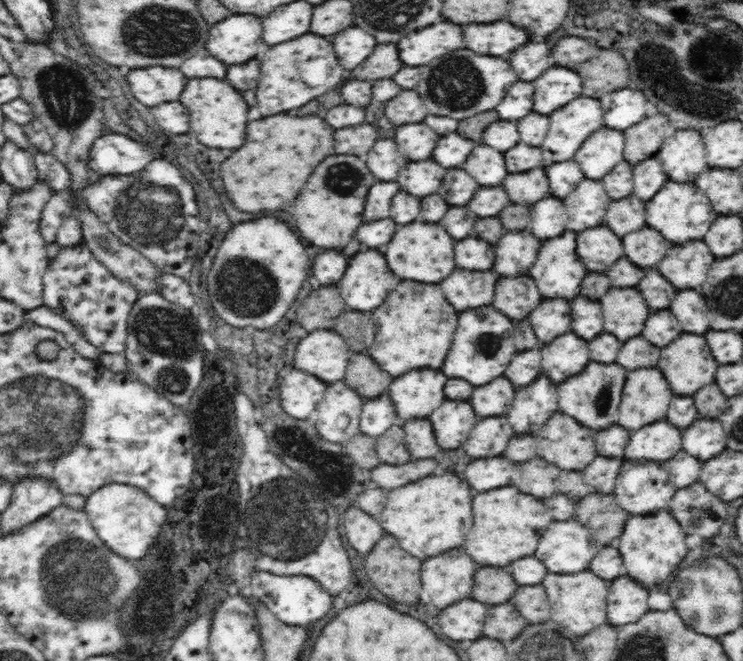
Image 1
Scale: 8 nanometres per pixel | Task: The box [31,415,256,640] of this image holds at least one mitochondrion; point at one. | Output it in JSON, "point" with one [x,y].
{"point":[71,576]}

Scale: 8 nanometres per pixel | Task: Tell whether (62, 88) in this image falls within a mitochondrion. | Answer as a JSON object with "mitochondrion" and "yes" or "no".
{"mitochondrion":"yes"}

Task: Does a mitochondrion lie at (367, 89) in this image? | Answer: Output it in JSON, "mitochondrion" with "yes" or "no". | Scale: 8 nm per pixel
{"mitochondrion":"no"}

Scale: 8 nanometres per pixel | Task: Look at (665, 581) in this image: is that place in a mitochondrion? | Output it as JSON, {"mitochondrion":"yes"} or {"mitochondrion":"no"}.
{"mitochondrion":"no"}

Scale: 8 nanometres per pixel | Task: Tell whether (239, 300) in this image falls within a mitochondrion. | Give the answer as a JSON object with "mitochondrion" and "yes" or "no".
{"mitochondrion":"yes"}

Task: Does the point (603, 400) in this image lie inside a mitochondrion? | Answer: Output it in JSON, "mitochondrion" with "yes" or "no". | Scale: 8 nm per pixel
{"mitochondrion":"yes"}

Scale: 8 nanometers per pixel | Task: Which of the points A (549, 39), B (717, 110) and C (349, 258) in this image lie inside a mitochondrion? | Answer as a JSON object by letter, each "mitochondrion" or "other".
{"A":"other","B":"other","C":"other"}

